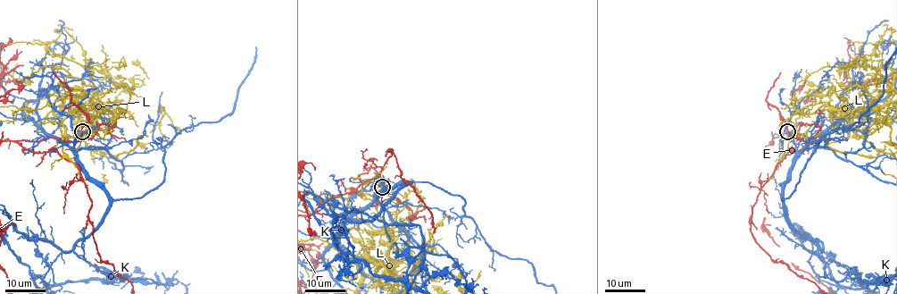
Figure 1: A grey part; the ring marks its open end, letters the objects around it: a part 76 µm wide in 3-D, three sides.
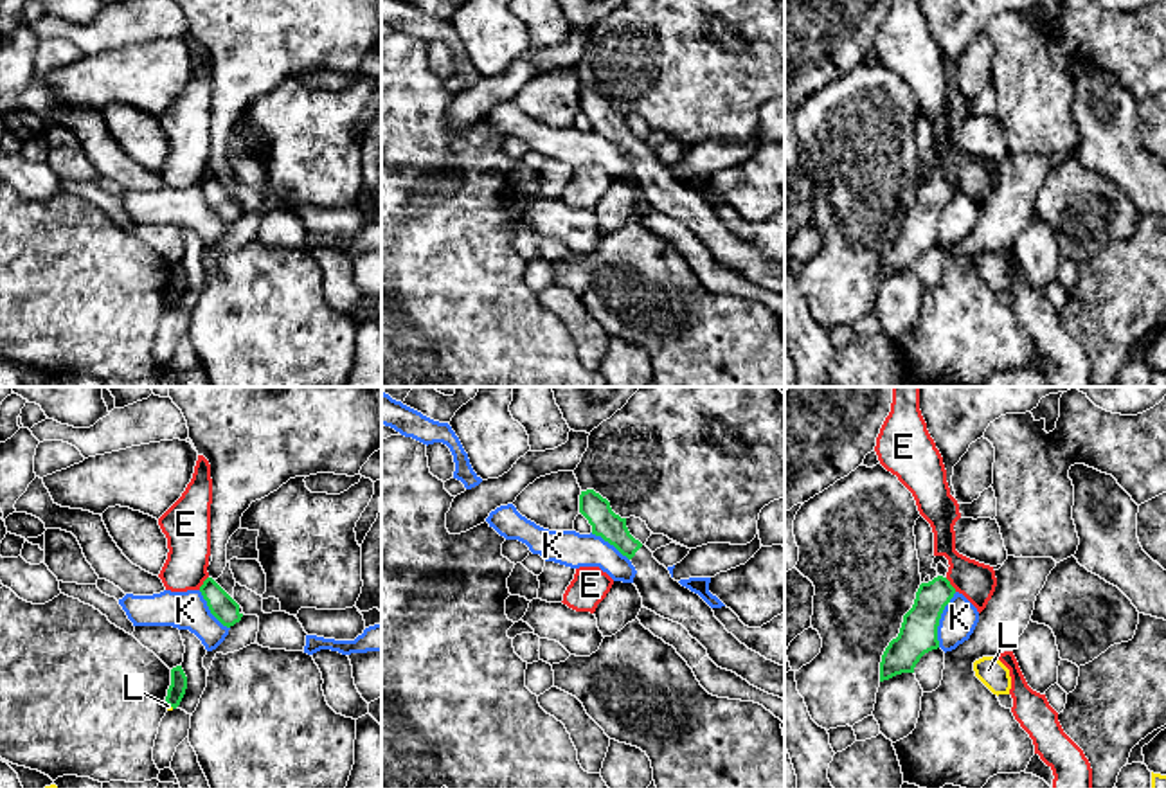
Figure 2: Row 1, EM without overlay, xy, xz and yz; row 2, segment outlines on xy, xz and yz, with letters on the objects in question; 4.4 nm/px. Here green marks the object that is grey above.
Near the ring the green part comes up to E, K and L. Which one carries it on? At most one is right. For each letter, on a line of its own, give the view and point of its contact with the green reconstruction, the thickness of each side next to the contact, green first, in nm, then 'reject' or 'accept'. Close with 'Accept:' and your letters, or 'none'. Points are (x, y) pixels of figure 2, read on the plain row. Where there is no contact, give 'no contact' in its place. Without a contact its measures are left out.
E: yz (950, 182) | 160/170 nm | reject
K: yz (940, 214) | 170/160 nm | reject
L: xy (171, 303) | 80/20 nm | reject
Accept: none

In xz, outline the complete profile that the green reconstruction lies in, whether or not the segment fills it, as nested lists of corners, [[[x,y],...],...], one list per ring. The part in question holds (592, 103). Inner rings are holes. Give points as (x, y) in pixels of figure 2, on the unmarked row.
[[[594,86],[581,88],[579,110],[592,122],[592,131],[601,133],[632,158],[637,167],[633,182],[644,205],[682,221],[718,264],[785,297],[785,263],[767,257],[729,230],[714,214],[713,205],[698,191],[675,178],[653,149],[630,131],[626,115],[615,112],[606,95]]]

